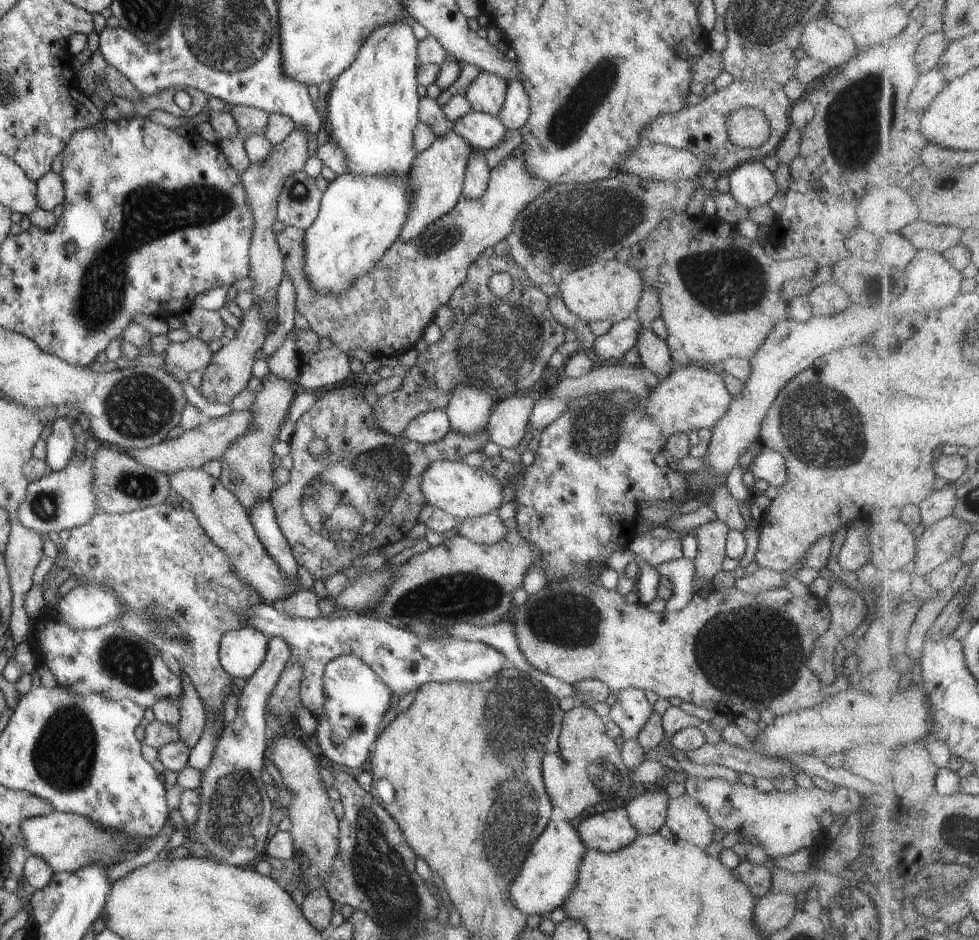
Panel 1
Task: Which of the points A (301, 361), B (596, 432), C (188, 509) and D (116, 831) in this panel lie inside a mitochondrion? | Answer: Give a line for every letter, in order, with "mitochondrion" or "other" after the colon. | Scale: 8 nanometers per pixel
A: other
B: mitochondrion
C: other
D: other

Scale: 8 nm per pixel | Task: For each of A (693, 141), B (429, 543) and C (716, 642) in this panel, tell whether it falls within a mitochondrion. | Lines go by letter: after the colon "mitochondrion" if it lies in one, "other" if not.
A: other
B: other
C: mitochondrion

